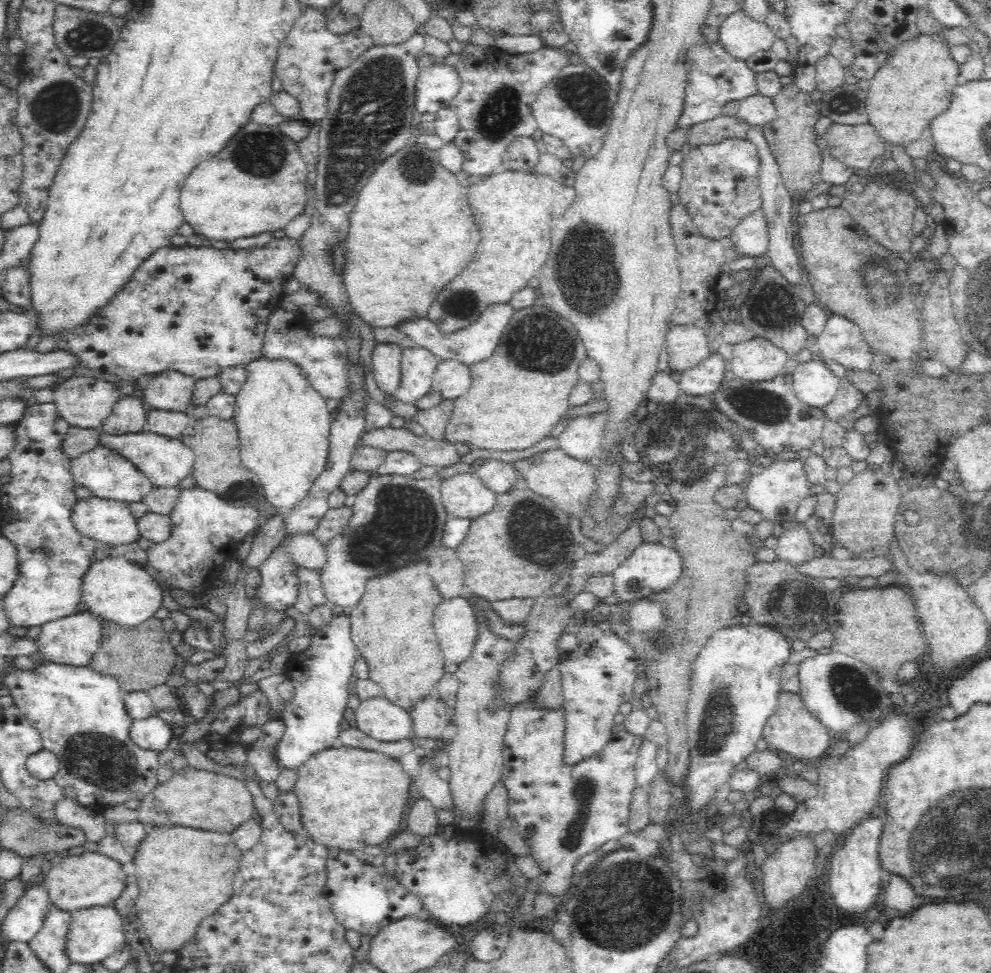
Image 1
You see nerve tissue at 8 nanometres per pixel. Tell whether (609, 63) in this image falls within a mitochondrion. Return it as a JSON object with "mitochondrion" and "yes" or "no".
{"mitochondrion":"yes"}

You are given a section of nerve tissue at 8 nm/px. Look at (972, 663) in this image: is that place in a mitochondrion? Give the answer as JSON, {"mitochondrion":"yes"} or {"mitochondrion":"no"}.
{"mitochondrion":"no"}

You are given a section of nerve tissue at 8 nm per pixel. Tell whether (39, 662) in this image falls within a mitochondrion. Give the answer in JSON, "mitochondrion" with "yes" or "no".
{"mitochondrion":"no"}

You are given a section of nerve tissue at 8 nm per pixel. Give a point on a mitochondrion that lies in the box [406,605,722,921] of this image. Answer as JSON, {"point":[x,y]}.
{"point":[570,836]}

